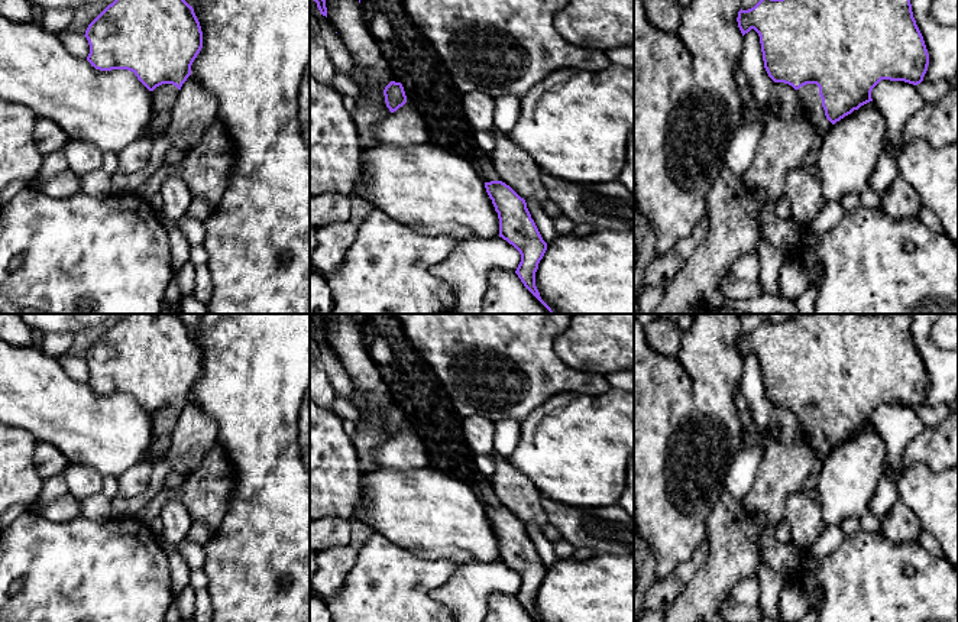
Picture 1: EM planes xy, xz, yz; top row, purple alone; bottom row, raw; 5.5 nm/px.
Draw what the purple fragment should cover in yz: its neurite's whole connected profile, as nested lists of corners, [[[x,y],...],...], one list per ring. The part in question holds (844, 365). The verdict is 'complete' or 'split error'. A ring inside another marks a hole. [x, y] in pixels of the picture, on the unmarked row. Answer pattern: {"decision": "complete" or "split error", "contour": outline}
{"decision": "split error", "contour": [[[793,314],[783,323],[763,320],[754,331],[741,333],[737,346],[742,360],[751,353],[758,357],[768,401],[796,414],[797,433],[807,438],[819,460],[825,460],[836,446],[873,425],[871,415],[881,404],[917,409],[929,389],[929,378],[906,314]]]}

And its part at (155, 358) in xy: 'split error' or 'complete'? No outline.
split error

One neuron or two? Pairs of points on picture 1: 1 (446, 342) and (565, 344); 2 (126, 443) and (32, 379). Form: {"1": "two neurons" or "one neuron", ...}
{"1": "two neurons", "2": "one neuron"}

